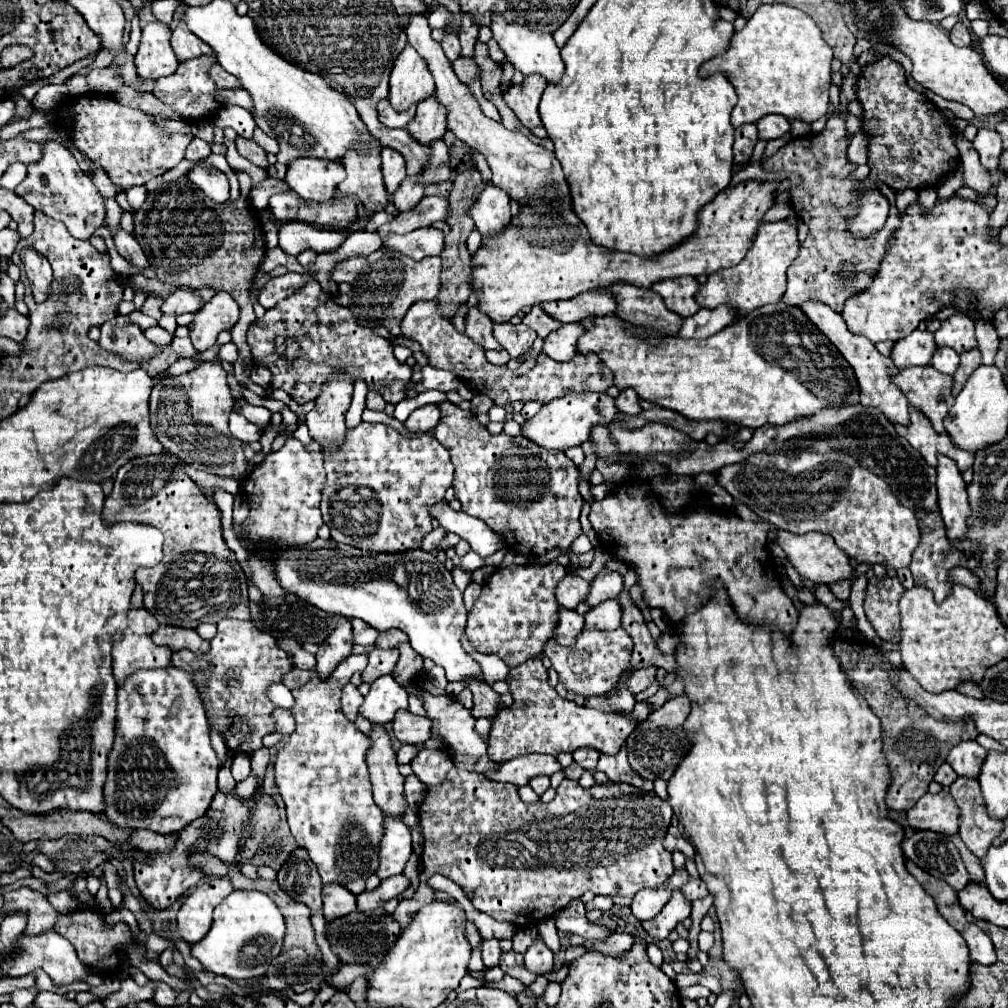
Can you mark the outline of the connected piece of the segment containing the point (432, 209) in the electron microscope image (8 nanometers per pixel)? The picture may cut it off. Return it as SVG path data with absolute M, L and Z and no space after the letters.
M423 197L411 211L399 213L393 221L379 227L379 237L385 241L389 233L409 233L421 227L431 227L435 221L443 221L447 215L447 199L443 197Z

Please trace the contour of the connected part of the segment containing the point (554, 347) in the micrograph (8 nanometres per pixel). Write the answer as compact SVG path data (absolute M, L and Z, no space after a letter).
M567 323L559 331L553 331L547 335L543 343L543 353L559 363L571 361L575 355L575 343L579 335L583 333L583 327L579 323Z

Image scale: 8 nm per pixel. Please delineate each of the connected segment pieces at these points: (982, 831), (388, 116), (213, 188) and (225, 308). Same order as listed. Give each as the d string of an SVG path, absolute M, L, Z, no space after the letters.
M959 777L949 787L949 793L959 807L959 837L975 857L983 859L993 839L1001 833L1003 821L995 821L987 815L983 795L975 779Z
M387 99L377 103L377 113L379 113L379 121L387 127L395 127L395 129L403 129L413 117L415 117L415 107L407 109L407 111L393 111L391 103Z
M195 163L187 177L215 203L225 203L230 197L230 185L225 173L207 163Z
M217 291L215 297L205 303L189 325L189 339L197 351L207 351L221 331L231 329L239 319L239 305L225 291Z

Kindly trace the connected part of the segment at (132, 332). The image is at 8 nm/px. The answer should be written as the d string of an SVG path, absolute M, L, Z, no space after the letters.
M117 315L101 327L99 345L123 355L125 359L147 359L159 353L159 347L145 339L139 325L123 315Z

